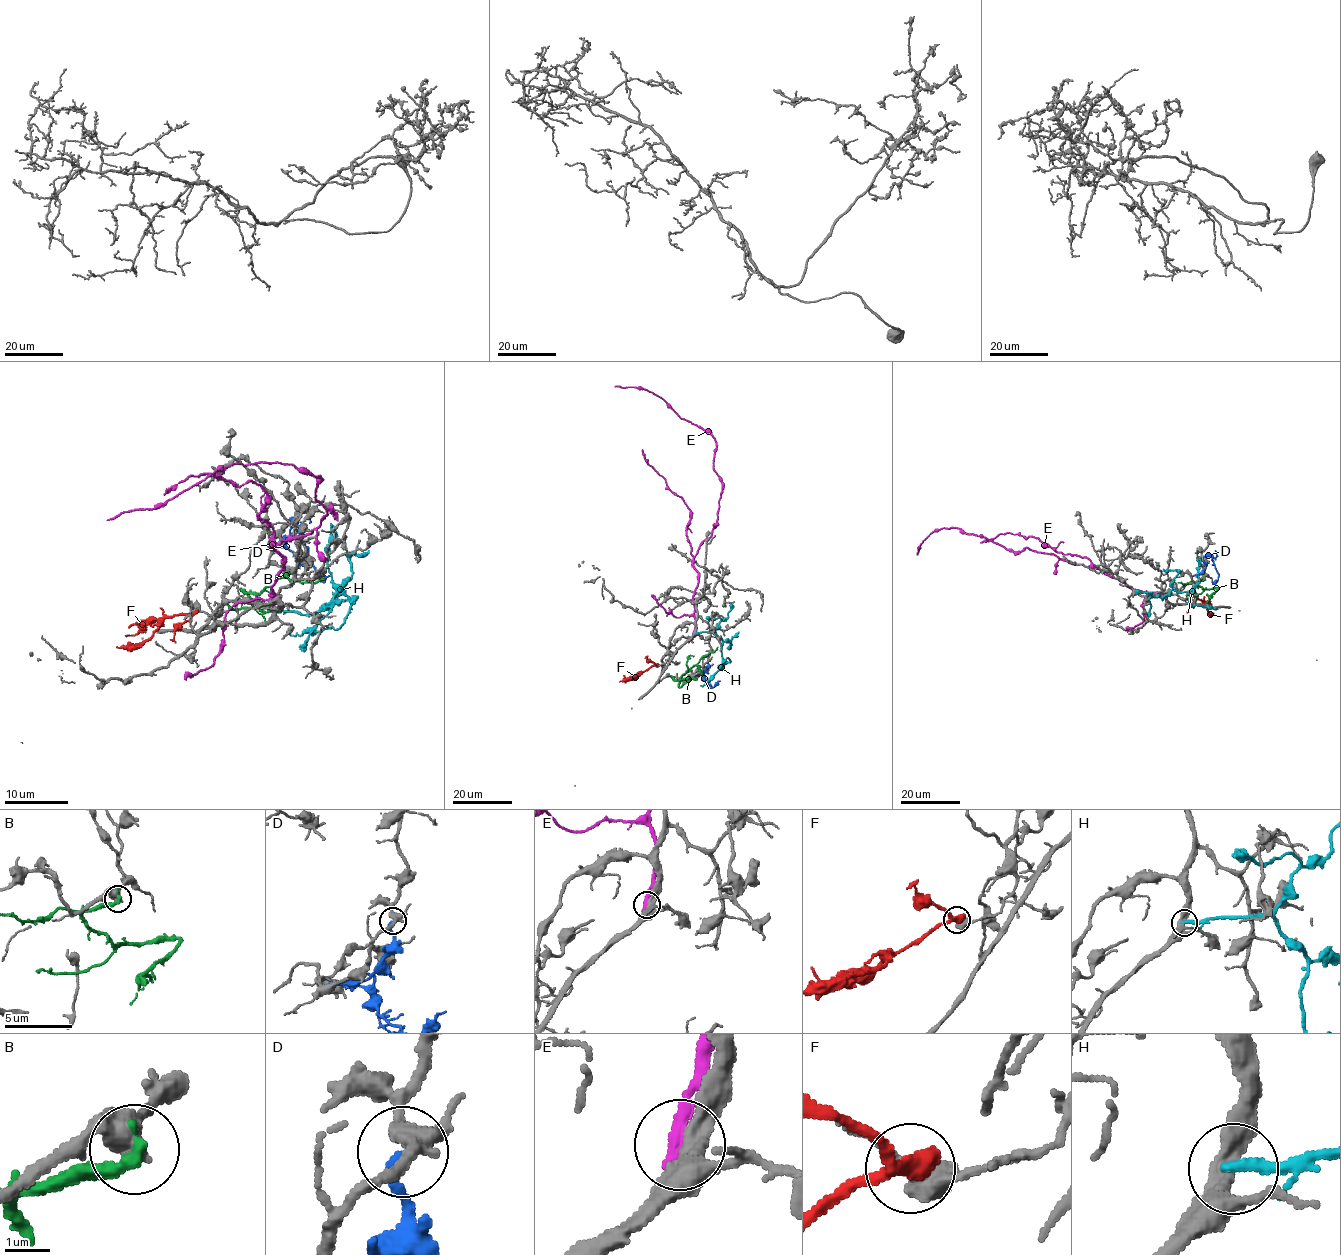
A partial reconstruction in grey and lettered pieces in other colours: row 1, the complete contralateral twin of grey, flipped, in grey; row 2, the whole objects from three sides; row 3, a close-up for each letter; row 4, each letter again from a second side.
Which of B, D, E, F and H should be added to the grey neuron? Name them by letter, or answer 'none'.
none

